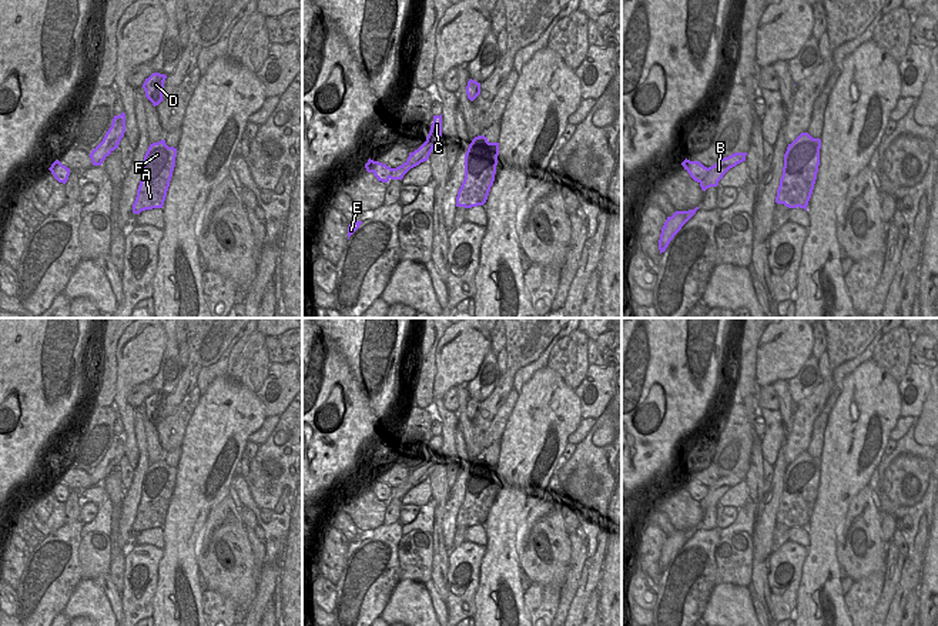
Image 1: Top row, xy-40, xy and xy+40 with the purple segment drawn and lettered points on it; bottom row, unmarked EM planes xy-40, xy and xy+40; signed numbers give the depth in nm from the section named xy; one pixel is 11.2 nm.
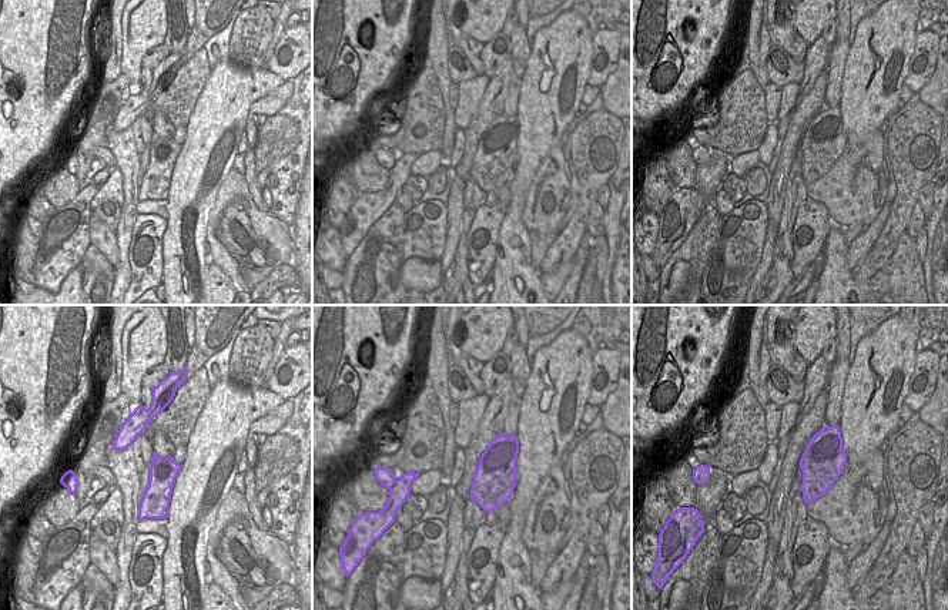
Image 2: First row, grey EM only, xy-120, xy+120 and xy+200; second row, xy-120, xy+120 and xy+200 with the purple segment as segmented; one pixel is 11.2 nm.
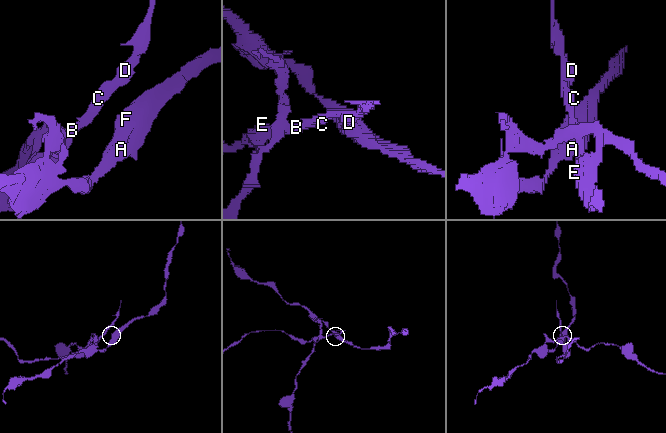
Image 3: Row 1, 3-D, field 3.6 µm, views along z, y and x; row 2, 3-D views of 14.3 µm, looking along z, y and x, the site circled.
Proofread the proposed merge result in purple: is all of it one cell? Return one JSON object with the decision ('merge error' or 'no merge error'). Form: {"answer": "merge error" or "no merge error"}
{"answer": "merge error"}

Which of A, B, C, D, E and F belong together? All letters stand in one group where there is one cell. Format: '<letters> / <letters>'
A F / B C D E

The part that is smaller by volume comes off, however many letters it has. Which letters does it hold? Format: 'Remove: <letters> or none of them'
Remove: B, C, D, E

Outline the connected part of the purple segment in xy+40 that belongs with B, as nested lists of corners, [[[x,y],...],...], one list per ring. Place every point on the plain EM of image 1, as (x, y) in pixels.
[[[734,472],[728,476],[720,478],[714,485],[708,486],[708,495],[700,502],[703,510],[710,506],[717,506],[723,495],[737,483],[746,481],[747,472]]]

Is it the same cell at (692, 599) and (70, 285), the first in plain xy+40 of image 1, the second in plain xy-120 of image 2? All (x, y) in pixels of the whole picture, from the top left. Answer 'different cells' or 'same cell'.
different cells

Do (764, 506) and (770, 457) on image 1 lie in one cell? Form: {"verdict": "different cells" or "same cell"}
{"verdict": "different cells"}

